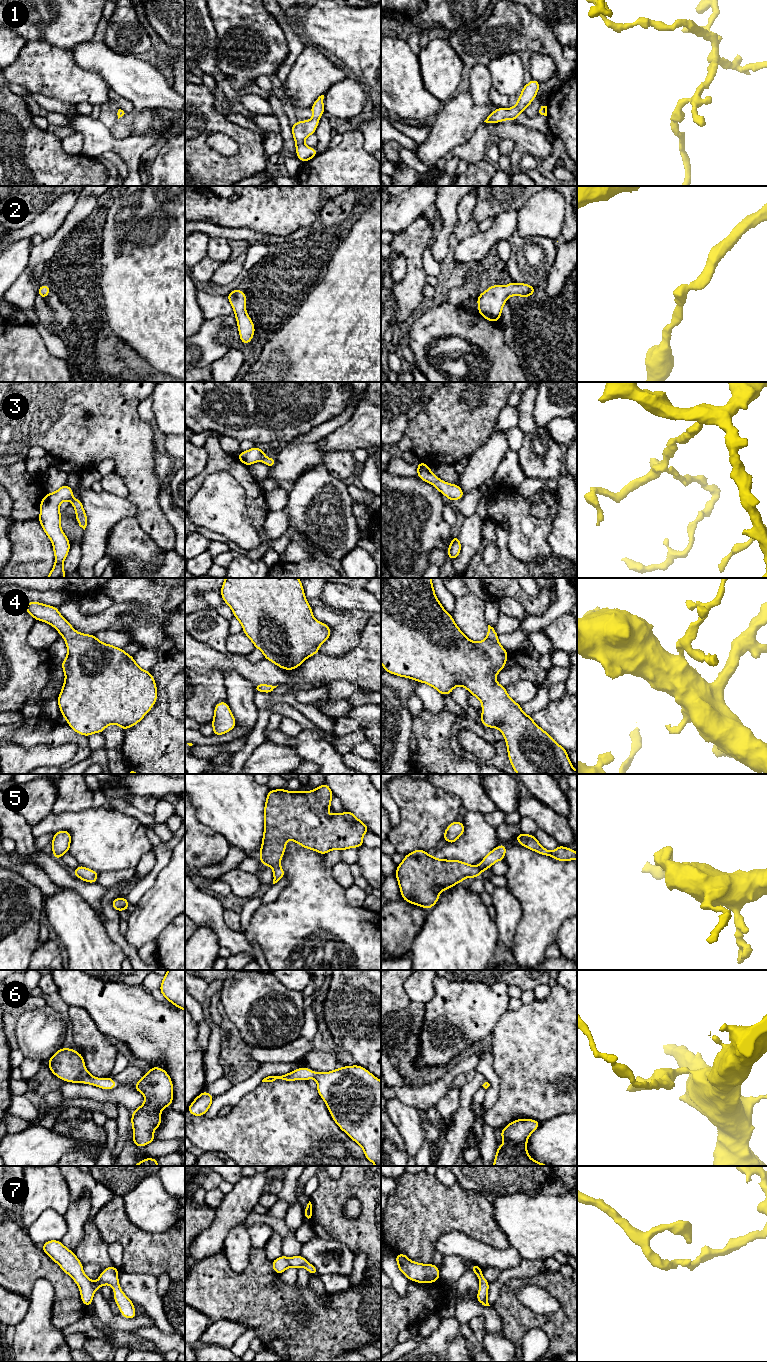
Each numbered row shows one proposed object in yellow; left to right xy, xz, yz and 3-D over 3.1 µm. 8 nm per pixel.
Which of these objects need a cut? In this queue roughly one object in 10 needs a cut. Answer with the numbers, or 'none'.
none

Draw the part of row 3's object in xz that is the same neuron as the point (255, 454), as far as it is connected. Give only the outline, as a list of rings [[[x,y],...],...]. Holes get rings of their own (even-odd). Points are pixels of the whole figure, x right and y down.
[[[253,447],[247,451],[240,452],[237,458],[245,465],[249,466],[253,463],[263,461],[266,466],[273,467],[276,464],[276,458],[267,458],[265,452],[258,447]]]

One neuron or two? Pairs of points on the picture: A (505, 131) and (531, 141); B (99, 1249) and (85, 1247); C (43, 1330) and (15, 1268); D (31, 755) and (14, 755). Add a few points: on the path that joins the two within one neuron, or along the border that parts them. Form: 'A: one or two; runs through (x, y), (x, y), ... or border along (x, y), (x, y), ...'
A: one; runs through (511, 131), (525, 136)
B: one; runs through (96, 1249), (88, 1249)
C: two; border along (42, 1277), (35, 1281), (28, 1297)
D: one; runs through (27, 755), (18, 755)

